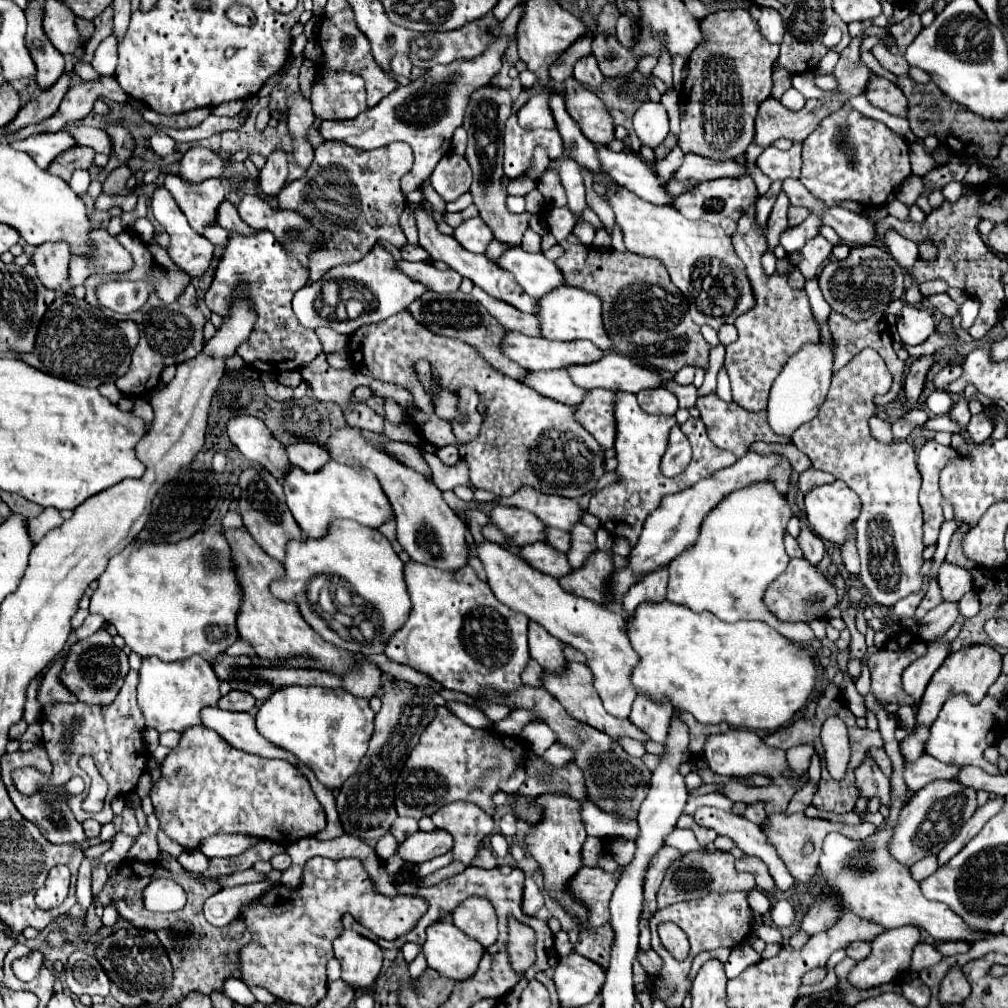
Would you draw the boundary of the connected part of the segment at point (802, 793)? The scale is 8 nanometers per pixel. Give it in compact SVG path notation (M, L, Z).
M807 781L807 783L805 783L805 785L803 785L795 795L793 795L793 799L791 799L789 807L787 807L787 813L805 811L805 809L807 809L807 805L813 801L815 793L817 793L817 783Z

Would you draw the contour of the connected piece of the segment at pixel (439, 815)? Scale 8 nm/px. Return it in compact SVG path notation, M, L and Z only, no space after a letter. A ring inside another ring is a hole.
M455 801L431 815L433 823L453 835L453 860L471 865L477 845L493 831L495 821L481 807L467 801Z

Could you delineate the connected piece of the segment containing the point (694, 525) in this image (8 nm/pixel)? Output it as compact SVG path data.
M747 453L743 459L739 459L737 463L733 463L731 467L725 467L717 473L713 473L707 479L701 479L699 483L695 483L693 487L675 493L675 495L667 495L661 505L647 517L643 531L635 543L635 547L631 549L629 557L627 557L627 567L615 569L609 575L607 581L607 601L609 603L621 603L621 599L625 597L625 593L629 591L629 587L633 583L639 581L639 577L643 577L645 573L651 573L651 569L657 569L659 565L667 565L671 559L675 559L675 555L679 555L683 549L687 549L691 543L695 543L697 539L697 531L699 525L703 521L703 517L731 491L737 491L741 487L747 487L755 481L763 481L763 479L773 479L779 493L785 495L789 489L789 481L791 481L791 465L785 457L779 455L755 455L755 453Z

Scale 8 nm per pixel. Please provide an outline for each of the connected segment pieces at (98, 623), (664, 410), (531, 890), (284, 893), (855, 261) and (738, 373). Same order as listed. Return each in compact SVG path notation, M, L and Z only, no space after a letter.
M89 615L81 627L73 629L73 635L75 635L77 639L89 637L89 635L93 635L93 633L95 633L99 627L103 627L103 623L105 623L105 621L103 621L99 615Z
M665 387L643 389L637 393L637 401L643 411L653 413L653 415L673 415L679 407L677 397Z
M527 879L525 885L527 885L527 889L525 889L525 907L523 909L525 909L527 915L533 915L535 911L539 911L543 907L543 895L541 895L539 887L531 879Z
M309 859L299 887L291 889L277 883L241 907L239 919L253 935L253 943L239 949L241 981L247 987L265 987L285 1003L315 1007L327 993L325 965L333 957L331 943L341 935L341 917L347 911L377 937L397 939L415 927L425 909L427 903L411 895L389 899L375 893L357 859Z
M859 245L851 249L847 259L831 261L825 265L825 269L819 275L819 287L833 311L853 321L861 321L869 319L875 313L883 313L889 307L889 303L901 299L905 293L903 279L905 271L891 257L891 253L873 245Z
M755 207L747 211L743 219L739 219L739 227L733 235L733 245L735 253L745 263L745 271L755 295L755 305L735 319L739 337L735 343L727 345L723 367L731 377L735 403L747 411L757 413L767 407L769 389L789 357L807 343L819 343L819 327L813 321L807 293L791 289L787 283L787 273L765 275L760 258L768 245L762 229L755 225Z

